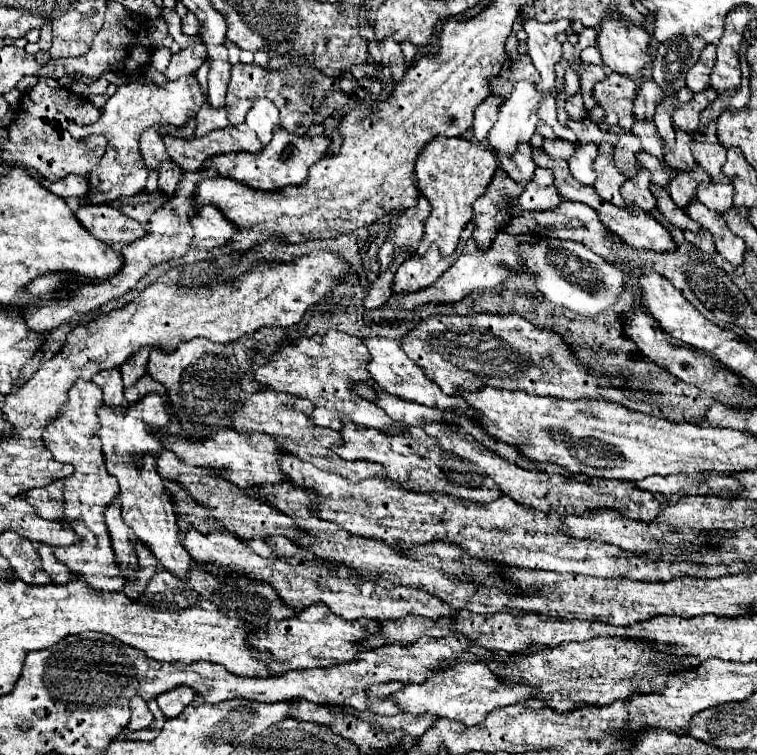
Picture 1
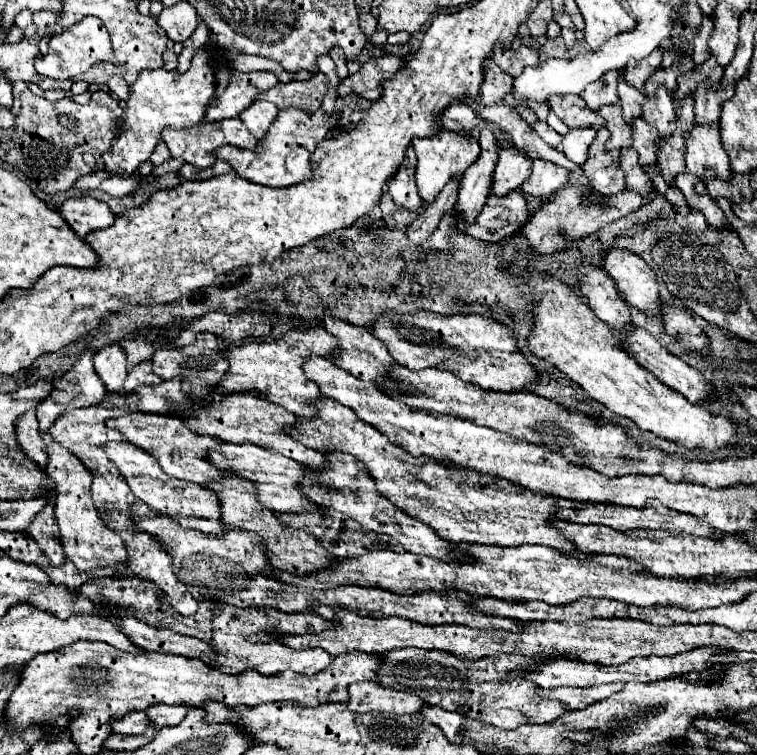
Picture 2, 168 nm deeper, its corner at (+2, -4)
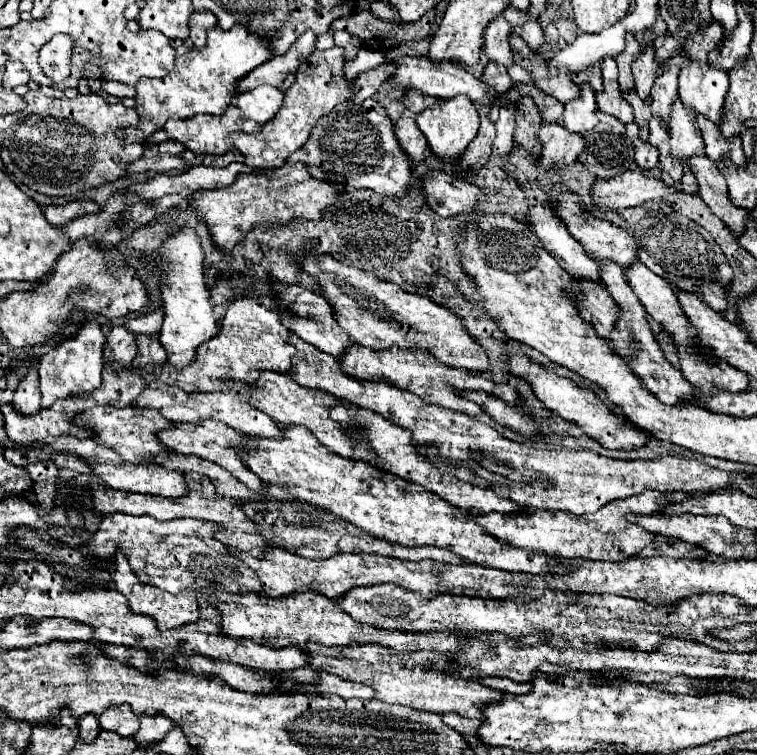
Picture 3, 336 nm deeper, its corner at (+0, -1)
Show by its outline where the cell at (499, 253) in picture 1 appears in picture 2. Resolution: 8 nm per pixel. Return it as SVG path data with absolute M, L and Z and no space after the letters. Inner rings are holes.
M566 185L562 191L558 191L548 203L544 203L536 213L534 217L522 227L522 233L530 239L530 249L540 253L540 255L552 255L556 251L562 251L566 247L564 239L562 239L562 231L570 237L570 239L582 239L586 235L592 235L596 233L600 227L606 227L608 223L640 209L642 205L646 205L650 199L656 197L656 191L652 191L648 197L642 197L634 191L620 191L620 195L612 195L612 197L606 197L608 199L608 207L588 207L588 203L584 203L584 193L582 191L576 191L576 187L572 185Z

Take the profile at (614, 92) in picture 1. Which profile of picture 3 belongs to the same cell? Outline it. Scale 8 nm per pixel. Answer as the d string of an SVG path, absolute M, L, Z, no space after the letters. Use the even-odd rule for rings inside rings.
M588 68L586 72L580 72L578 76L570 76L570 78L572 78L574 84L578 84L578 86L590 84L596 94L602 92L602 72L600 72L598 68Z

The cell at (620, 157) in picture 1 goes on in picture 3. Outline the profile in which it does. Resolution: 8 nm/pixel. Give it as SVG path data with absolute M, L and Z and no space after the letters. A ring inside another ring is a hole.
M606 58L602 62L602 80L604 80L602 96L596 96L598 110L618 118L622 124L634 122L634 112L630 104L622 98L622 92L618 90L618 68L612 58Z

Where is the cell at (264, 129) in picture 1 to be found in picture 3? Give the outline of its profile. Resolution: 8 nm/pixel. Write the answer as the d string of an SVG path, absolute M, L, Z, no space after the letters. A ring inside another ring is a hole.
M258 86L258 88L250 90L250 92L238 94L234 104L244 112L246 118L250 118L256 124L264 126L282 108L282 98L284 98L284 94L278 88Z

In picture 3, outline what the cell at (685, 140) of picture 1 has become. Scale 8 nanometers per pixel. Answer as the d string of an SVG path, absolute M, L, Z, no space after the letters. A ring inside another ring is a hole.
M648 46L644 52L638 54L638 58L632 64L632 72L634 72L634 80L636 80L636 92L642 100L650 100L650 88L654 84L654 80L662 74L662 68L656 64L654 60L654 52L652 46Z

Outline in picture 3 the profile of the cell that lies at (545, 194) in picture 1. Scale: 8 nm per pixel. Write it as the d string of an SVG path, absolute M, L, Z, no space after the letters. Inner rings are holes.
M556 122L542 124L538 140L542 144L540 166L544 170L562 170L566 166L574 166L585 149L585 139L582 136L572 136Z

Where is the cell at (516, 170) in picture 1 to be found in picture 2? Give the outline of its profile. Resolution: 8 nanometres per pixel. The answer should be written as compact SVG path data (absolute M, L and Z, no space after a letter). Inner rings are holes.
M452 101L452 103L440 113L438 123L450 131L461 133L472 133L474 127L478 127L480 131L482 131L482 129L492 129L494 135L496 135L498 141L500 141L500 147L508 147L508 143L506 143L506 135L500 133L498 127L494 127L492 123L478 119L478 115L476 115L468 105L464 105L464 103Z

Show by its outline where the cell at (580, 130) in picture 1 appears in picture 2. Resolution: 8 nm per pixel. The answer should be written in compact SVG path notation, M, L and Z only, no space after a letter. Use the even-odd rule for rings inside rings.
M552 95L548 105L568 127L604 127L602 115L598 111L588 111L578 95Z

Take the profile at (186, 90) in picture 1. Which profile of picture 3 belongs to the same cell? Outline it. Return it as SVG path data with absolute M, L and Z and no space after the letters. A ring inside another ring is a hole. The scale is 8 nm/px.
M240 24L232 30L222 30L218 26L210 28L208 42L202 50L190 50L184 56L176 56L174 68L164 78L142 78L136 84L138 96L138 116L140 126L138 132L132 132L124 138L122 146L144 142L150 134L164 128L168 118L192 118L196 114L220 114L232 104L234 98L234 84L250 70L260 66L262 62L270 60L270 52L260 36L246 32Z

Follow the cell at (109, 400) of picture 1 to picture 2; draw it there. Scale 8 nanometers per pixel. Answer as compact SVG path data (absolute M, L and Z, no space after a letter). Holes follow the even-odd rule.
M118 343L102 347L96 353L94 365L96 365L96 373L100 375L100 379L104 381L110 393L124 393L122 385L128 369L126 369L126 353Z

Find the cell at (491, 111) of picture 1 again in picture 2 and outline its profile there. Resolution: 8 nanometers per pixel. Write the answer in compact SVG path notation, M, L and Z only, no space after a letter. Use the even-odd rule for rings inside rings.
M490 57L488 63L484 65L484 87L480 87L482 103L484 105L502 103L504 95L512 91L512 81L514 81L512 75L502 71Z

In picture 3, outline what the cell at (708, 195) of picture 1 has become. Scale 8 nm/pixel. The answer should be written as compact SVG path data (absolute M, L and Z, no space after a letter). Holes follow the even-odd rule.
M688 62L680 70L680 100L696 116L708 118L714 126L722 124L728 74L708 62Z

